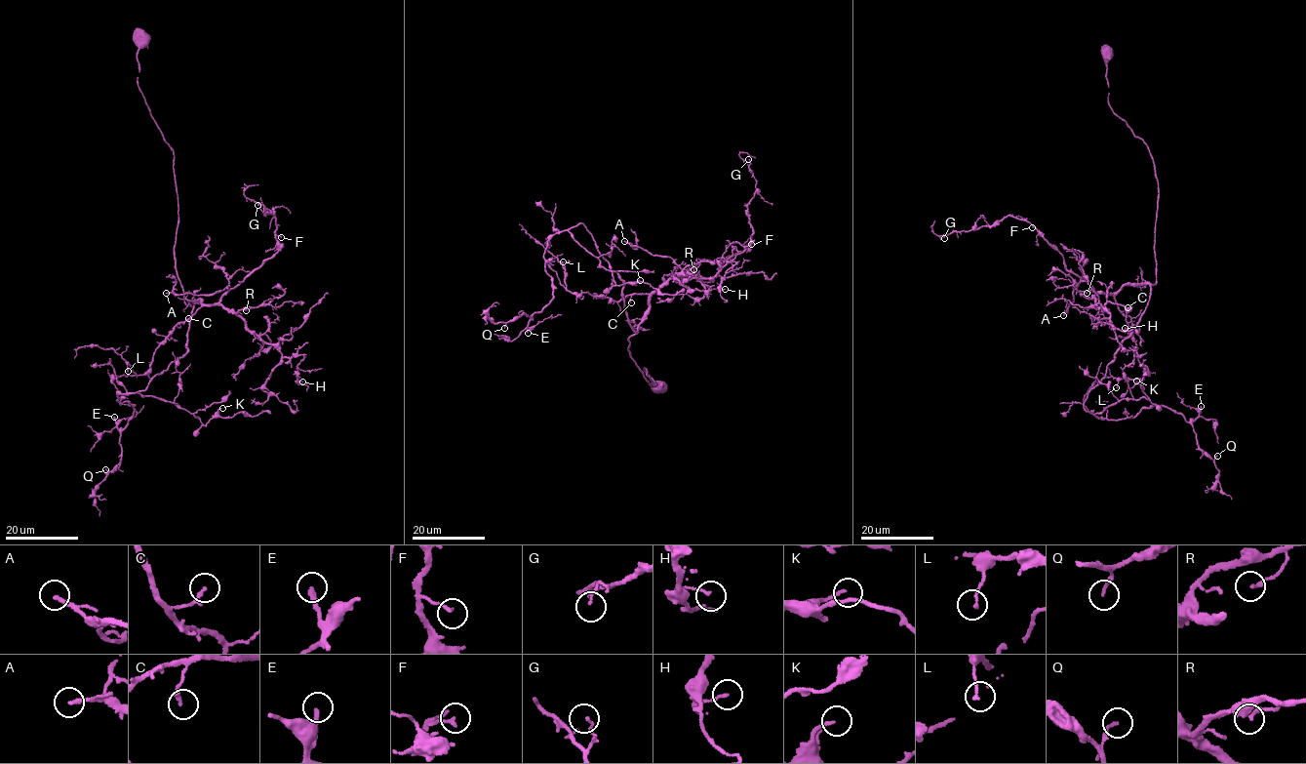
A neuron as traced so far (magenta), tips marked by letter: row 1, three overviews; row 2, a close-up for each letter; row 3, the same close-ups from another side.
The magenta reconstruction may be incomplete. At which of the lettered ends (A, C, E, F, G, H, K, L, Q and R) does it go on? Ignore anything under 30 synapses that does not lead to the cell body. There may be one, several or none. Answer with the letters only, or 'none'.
E

